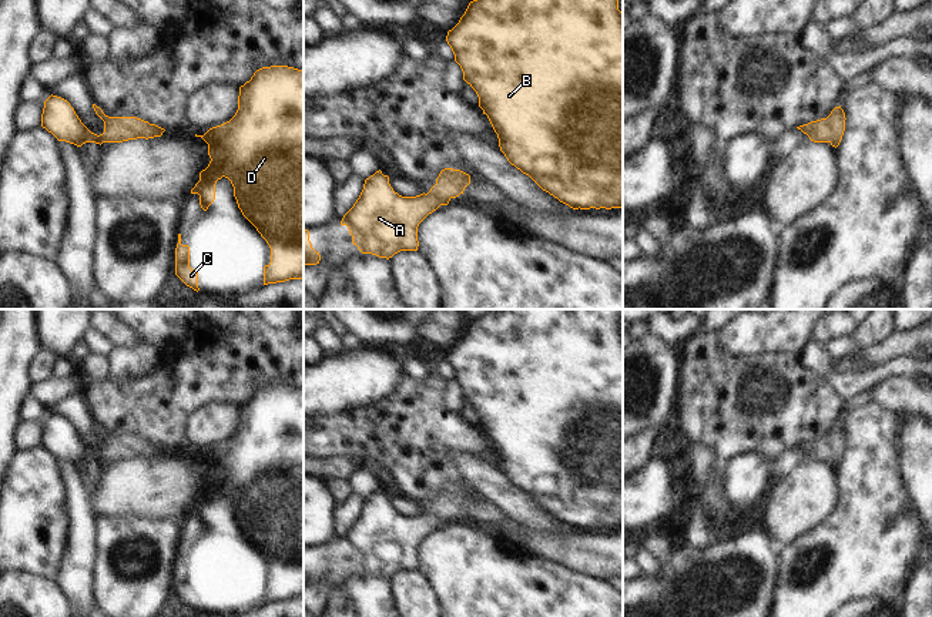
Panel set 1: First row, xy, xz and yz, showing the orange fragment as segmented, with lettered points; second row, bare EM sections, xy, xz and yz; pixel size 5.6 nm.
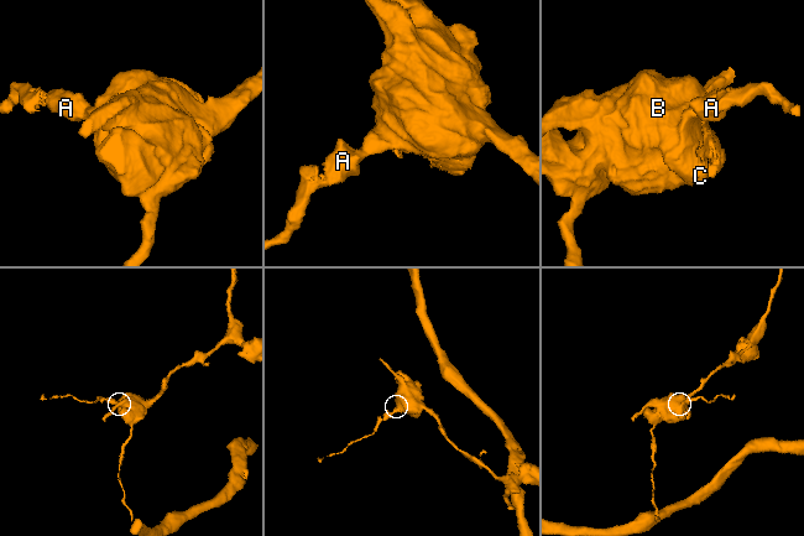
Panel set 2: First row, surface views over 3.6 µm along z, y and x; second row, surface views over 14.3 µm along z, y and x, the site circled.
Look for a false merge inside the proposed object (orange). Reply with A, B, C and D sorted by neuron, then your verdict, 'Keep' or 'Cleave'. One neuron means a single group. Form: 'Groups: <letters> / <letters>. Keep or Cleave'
Groups: A B C D. Keep

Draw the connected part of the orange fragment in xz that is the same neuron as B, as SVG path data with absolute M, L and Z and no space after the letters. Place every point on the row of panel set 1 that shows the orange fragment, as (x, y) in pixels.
M473 0L446 41L512 165L573 209L623 208L618 0Z

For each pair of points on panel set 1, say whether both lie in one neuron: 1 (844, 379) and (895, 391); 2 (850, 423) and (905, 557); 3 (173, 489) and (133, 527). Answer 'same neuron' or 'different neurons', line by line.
1: different neurons
2: same neuron
3: different neurons

